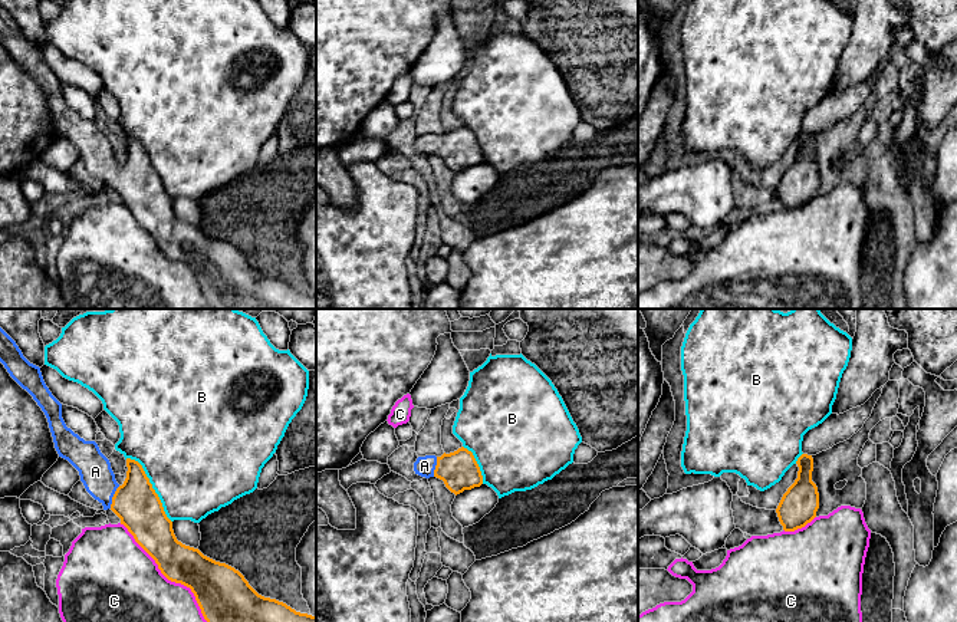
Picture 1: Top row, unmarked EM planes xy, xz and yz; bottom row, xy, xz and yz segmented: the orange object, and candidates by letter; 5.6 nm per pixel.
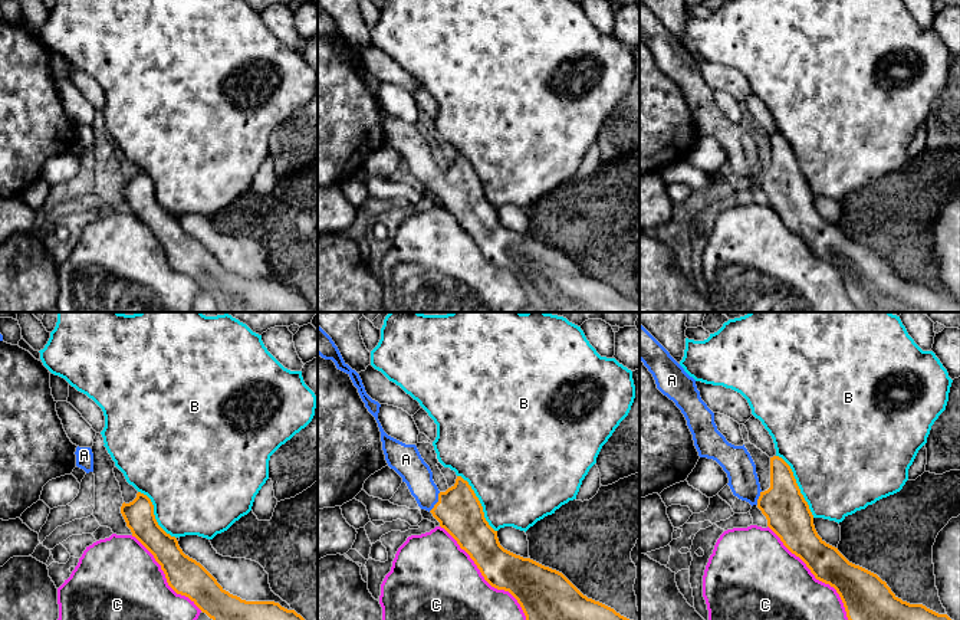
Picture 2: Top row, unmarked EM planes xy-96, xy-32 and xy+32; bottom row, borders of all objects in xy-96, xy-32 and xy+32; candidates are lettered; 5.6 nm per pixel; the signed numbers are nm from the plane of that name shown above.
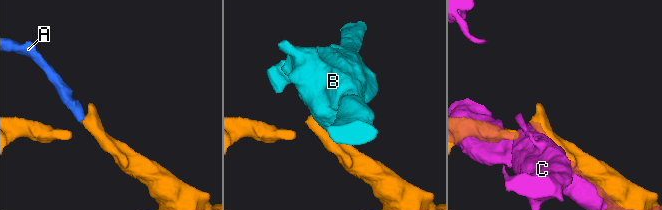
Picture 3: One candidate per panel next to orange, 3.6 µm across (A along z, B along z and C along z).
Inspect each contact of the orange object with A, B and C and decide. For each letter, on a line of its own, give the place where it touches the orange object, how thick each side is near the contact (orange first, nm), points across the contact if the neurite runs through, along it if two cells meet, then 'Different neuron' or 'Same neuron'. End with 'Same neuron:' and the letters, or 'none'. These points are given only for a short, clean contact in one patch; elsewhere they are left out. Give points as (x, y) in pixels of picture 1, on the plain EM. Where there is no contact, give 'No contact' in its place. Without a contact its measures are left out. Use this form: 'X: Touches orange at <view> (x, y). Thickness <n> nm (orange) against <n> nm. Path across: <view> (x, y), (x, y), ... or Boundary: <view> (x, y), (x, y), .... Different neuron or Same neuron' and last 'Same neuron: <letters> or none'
A: Touches orange at xy (112, 175). Thickness 260 nm (orange) against 180 nm. Path across: xy (140, 187), (132, 180), (112, 175), (101, 163), (95, 150). Same neuron
B: Touches orange at xy (151, 165). Thickness 260 nm (orange) against 480 nm. Different neuron
C: Touches orange at xy (171, 259). Thickness 260 nm (orange) against 500 nm. Different neuron
Same neuron: A

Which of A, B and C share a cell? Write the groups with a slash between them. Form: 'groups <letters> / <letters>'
groups A / B / C

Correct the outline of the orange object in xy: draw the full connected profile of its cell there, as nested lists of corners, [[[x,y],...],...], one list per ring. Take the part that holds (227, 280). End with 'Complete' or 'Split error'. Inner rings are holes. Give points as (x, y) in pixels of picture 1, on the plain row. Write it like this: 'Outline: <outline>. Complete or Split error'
Outline: [[[0,6],[0,40],[10,55],[26,68],[45,90],[59,135],[68,138],[80,154],[86,170],[103,188],[111,187],[134,214],[135,220],[155,238],[161,251],[171,260],[191,267],[211,309],[316,309],[316,294],[300,292],[276,277],[259,273],[234,246],[204,234],[198,227],[177,218],[172,200],[152,167],[142,144],[126,136],[126,157],[122,164],[115,158],[109,138],[95,119],[85,119],[62,96],[62,82],[46,65],[40,46],[30,42],[16,20]]]. Split error

